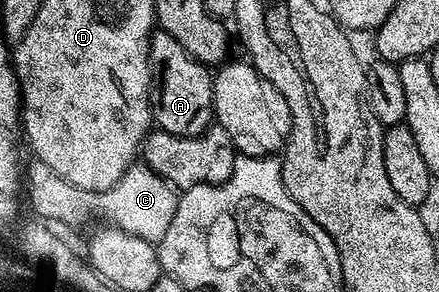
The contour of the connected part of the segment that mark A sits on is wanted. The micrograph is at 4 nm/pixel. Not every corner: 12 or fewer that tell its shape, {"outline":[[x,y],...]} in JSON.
{"outline":[[152,34],[152,120],[175,137],[213,124],[213,74]]}

